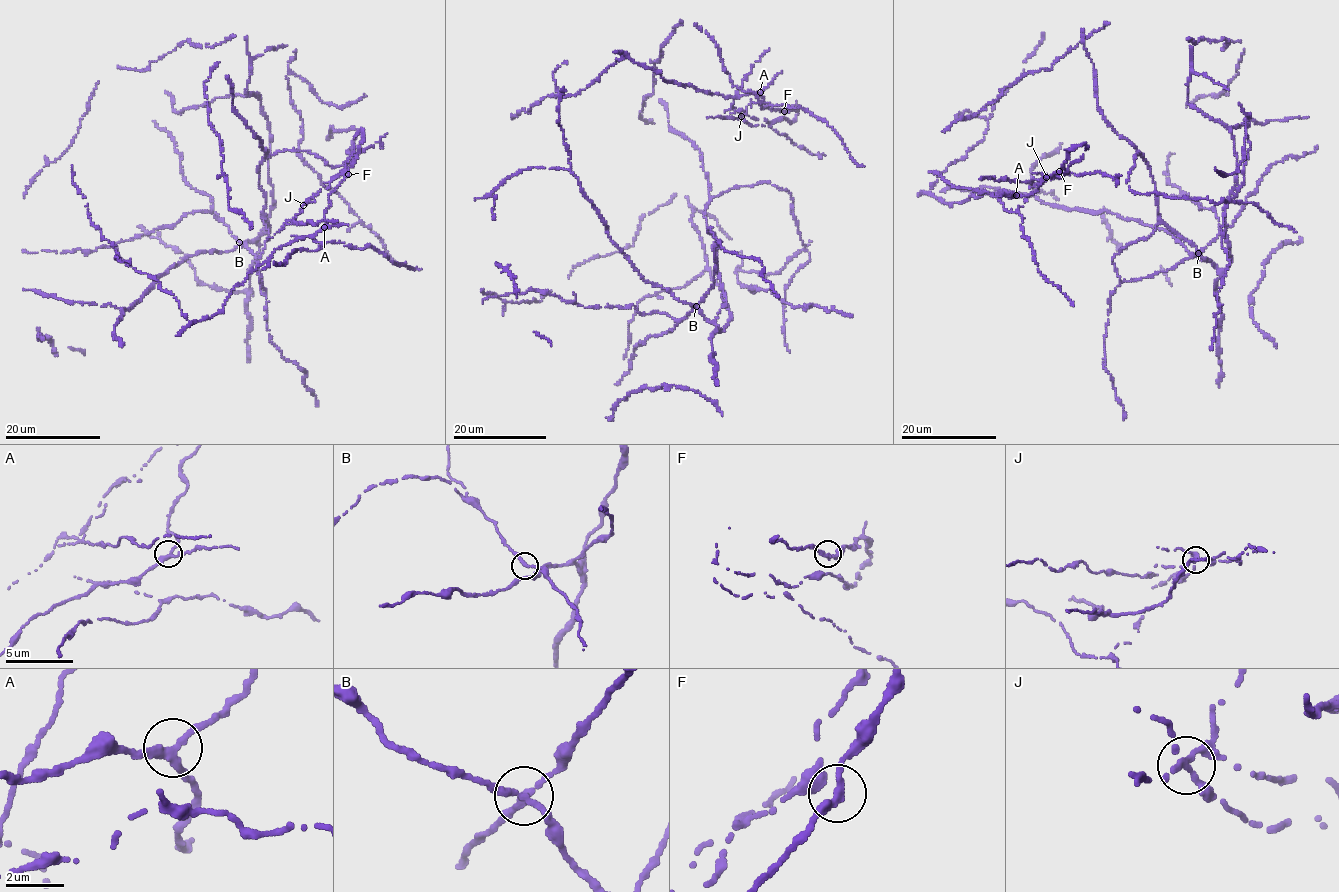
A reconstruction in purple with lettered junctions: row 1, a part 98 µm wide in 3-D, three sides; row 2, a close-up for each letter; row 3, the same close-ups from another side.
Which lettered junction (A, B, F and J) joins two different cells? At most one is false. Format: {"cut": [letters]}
{"cut": ["J"]}

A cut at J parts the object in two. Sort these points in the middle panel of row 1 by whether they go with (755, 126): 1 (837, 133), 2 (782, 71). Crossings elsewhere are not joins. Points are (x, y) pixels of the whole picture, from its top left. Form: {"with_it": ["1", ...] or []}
{"with_it": []}

